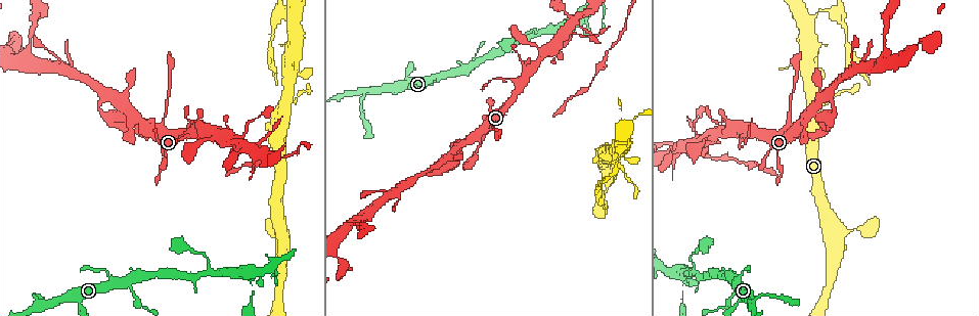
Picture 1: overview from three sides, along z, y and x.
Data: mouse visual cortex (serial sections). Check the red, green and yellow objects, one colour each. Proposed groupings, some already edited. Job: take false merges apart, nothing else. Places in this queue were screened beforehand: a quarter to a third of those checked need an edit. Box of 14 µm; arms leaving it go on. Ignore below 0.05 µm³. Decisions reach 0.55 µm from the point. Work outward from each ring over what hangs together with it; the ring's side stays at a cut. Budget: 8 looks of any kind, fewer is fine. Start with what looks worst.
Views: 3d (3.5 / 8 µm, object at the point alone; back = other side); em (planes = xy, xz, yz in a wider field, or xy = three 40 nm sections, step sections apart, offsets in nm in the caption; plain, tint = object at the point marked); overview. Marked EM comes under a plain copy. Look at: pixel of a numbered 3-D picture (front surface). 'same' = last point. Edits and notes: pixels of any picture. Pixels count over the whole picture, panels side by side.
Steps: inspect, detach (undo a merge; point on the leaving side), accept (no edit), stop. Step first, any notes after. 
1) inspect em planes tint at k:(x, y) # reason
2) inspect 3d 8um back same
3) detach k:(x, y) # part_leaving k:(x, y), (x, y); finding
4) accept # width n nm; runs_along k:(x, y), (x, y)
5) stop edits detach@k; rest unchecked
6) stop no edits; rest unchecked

inspect 3d 8um at 1:(285, 9) # three arms meet

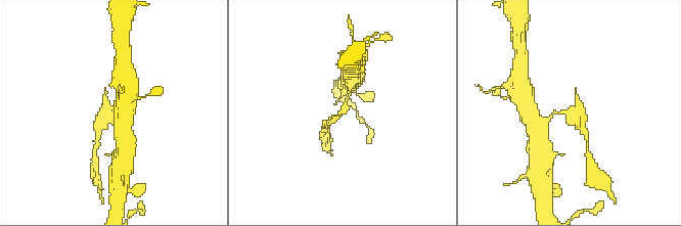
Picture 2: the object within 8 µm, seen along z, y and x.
inspect 3d 3.5um at 2:(346, 107)

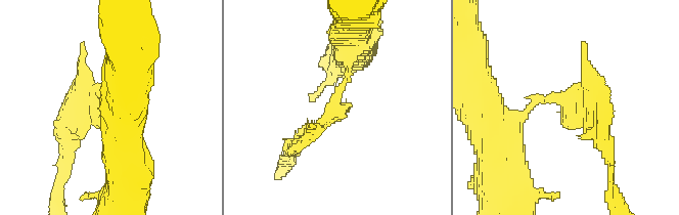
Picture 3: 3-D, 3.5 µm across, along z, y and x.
inspect em xy step 1 tint at 3:(332, 107)

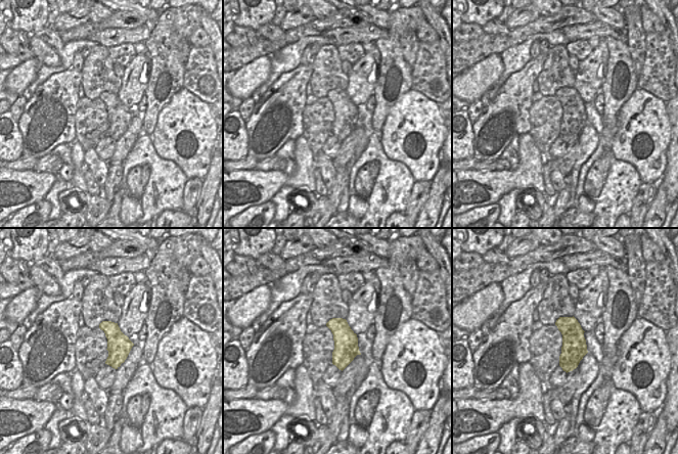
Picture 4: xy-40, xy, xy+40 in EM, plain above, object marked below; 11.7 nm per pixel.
detach 3:(599, 142) # part_leaving 3:(584, 104), (602, 129), (610, 189); two cells meet here

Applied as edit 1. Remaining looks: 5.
inspect overview

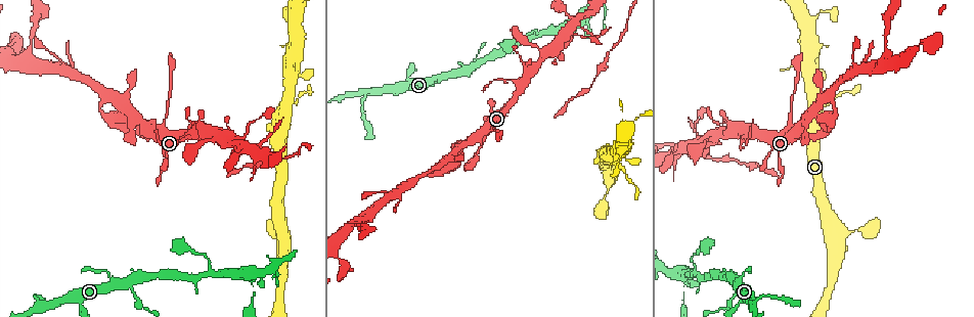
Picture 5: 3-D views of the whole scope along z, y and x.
inspect 3d 3.5um at 5:(126, 280) # small branch off a trunk

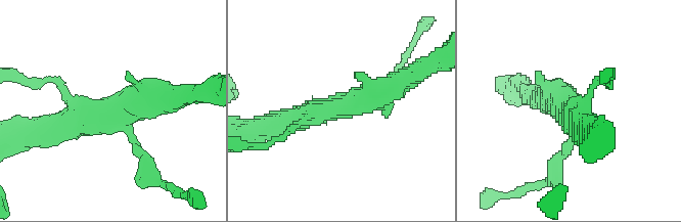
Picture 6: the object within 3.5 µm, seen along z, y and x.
inspect em xy step 1 tint at 6:(118, 111) # arms 3; arm_widths 150, 400, 400 nm; now the EM

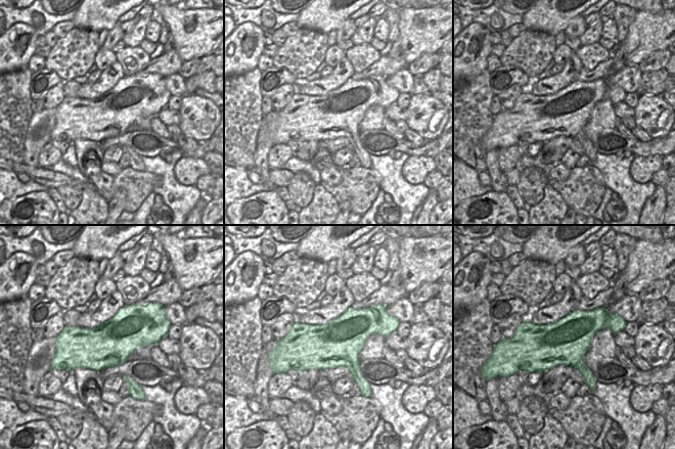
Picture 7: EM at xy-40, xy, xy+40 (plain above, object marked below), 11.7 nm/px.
accept # width 550 nm; runs_along 6:(287, 120), (354, 104), (407, 78); continuous, no second cell

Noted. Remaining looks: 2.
inspect em xy step 5 tint at 5:(252, 272) # narrows sharply

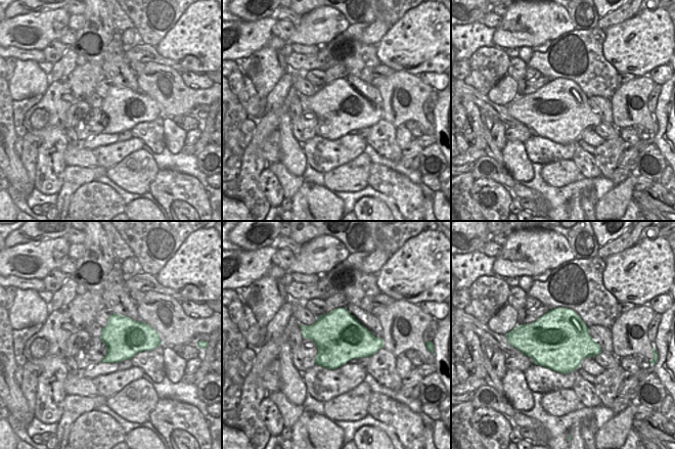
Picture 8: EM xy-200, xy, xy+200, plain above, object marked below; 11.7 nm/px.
inspect 3d 3.5um same # see where the arms go

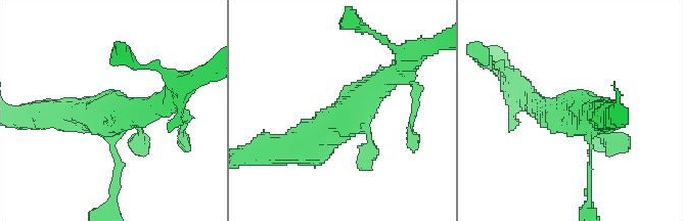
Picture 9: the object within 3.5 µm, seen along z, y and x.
accept # width 600 nm; runs_along 9:(276, 151), (307, 146), (389, 76); continuous, no second cell

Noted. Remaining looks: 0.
stop edits detach@3; rest unchecked

